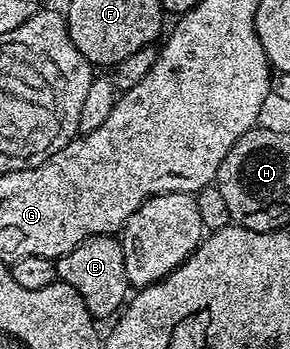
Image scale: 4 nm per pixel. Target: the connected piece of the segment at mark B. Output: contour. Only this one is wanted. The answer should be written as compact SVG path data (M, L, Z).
M118 236L87 237L77 247L73 247L73 251L55 261L55 272L58 280L76 289L81 299L85 299L85 307L89 307L89 315L93 318L114 318L128 300L123 242Z

